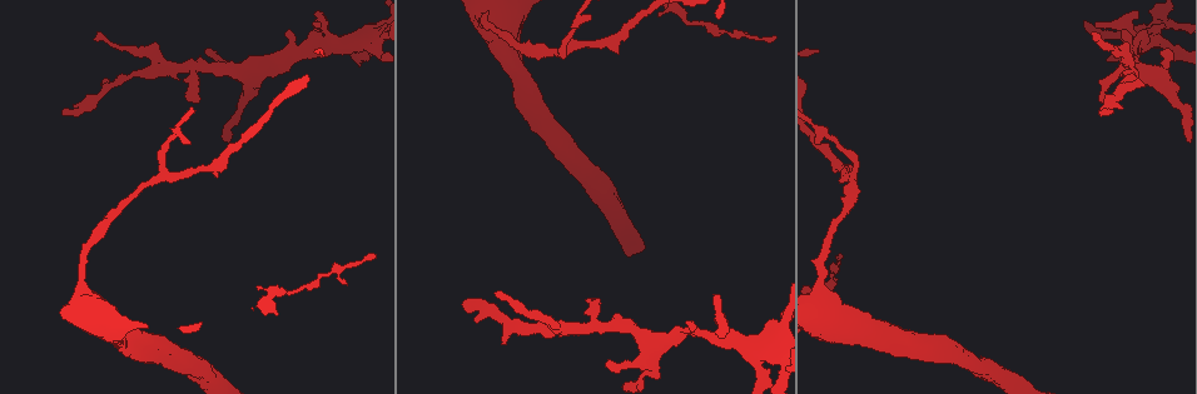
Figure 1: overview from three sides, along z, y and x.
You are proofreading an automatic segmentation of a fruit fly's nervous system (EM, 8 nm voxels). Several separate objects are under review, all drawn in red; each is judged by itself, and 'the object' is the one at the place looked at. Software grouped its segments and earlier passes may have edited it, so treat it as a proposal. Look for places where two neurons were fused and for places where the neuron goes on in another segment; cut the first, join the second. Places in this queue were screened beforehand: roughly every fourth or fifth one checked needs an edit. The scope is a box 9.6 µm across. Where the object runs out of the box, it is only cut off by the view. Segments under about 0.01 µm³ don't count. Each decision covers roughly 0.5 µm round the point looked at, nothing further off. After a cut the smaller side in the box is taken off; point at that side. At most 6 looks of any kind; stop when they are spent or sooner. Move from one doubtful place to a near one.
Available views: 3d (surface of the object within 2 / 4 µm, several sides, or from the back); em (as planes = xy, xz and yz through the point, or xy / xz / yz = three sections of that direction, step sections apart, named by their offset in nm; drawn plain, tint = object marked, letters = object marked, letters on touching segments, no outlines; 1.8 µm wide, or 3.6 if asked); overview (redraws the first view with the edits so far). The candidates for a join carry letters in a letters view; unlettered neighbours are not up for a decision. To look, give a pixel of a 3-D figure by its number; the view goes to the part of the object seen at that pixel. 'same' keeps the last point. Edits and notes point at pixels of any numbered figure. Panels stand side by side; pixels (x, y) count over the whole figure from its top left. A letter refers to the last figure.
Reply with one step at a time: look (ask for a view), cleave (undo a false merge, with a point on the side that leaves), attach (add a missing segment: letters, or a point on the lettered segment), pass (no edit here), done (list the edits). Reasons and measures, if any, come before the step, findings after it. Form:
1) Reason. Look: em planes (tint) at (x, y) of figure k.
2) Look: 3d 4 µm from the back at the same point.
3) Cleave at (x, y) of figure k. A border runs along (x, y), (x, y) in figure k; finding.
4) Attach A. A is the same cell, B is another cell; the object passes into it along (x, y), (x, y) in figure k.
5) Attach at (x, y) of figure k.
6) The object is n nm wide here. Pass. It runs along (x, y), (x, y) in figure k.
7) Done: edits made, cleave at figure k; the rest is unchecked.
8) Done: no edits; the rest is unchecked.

Four or more arms meet. Look: 3d 2 µm at (1148, 45) of figure 1.

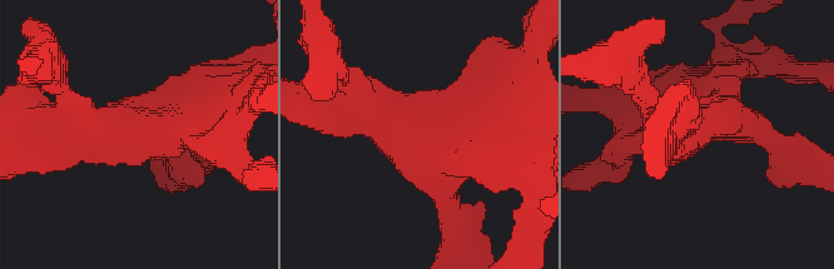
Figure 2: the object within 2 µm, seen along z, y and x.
Look: em planes (letters) at (422, 118) of figure 2.

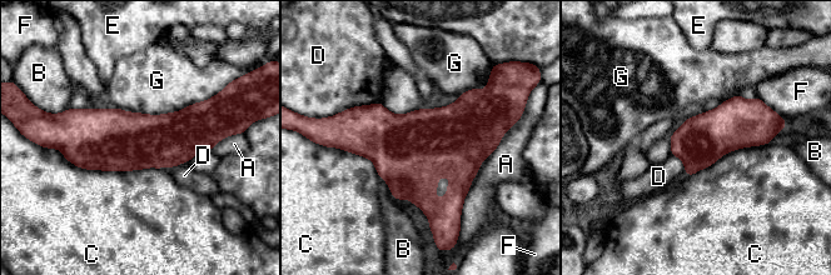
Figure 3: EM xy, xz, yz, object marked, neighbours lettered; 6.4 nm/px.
Pass. A, B, C, D, E, F and G are other cells; a border runs along (215, 95), (162, 114), (114, 108) in figure 3; continuous, no second neuron.

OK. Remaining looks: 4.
Three-way junction. Look: 3d 4 µm at (1123, 68) of figure 1.

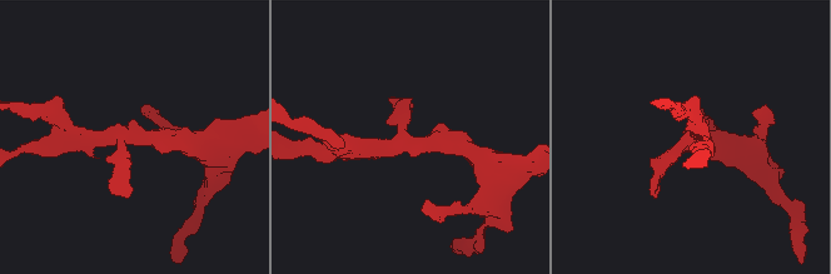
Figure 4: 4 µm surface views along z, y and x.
3 arms meet here; the arms are 200, 200, 280 nm wide; shape alone is not enough. Look: em planes (tint) at (410, 147) of figure 4.

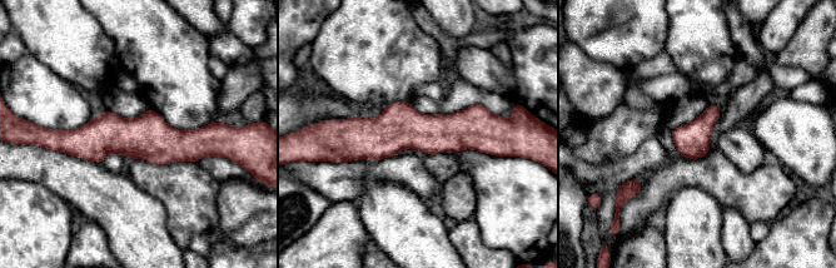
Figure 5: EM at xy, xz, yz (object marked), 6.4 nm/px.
What lies round it. Look: em planes (letters) at the same point.

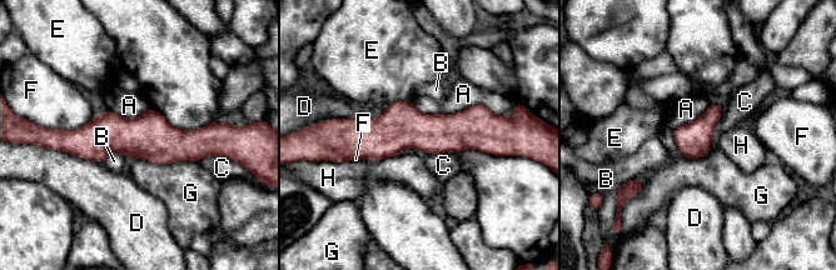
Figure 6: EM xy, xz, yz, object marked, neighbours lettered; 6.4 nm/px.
Pass. A, B, C, D, E, F, G and H are other cells; one neuron here.

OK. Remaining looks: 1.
An open end. Look: em planes (letters) at (100, 83) of figure 1.

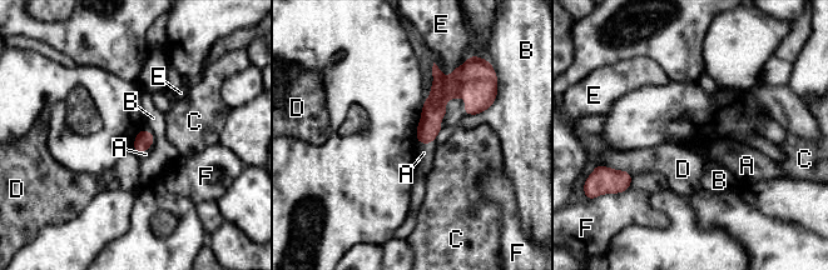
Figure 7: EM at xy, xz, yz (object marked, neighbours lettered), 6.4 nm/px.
Attach A. A is the same cell, B, C, D, E and F are other cells; the object passes into it along (144, 139), (153, 140), (145, 154) in figure 7; the neuron continues.

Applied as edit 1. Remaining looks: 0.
Done: edits made, attach at figure 7; the rest is unchecked.

